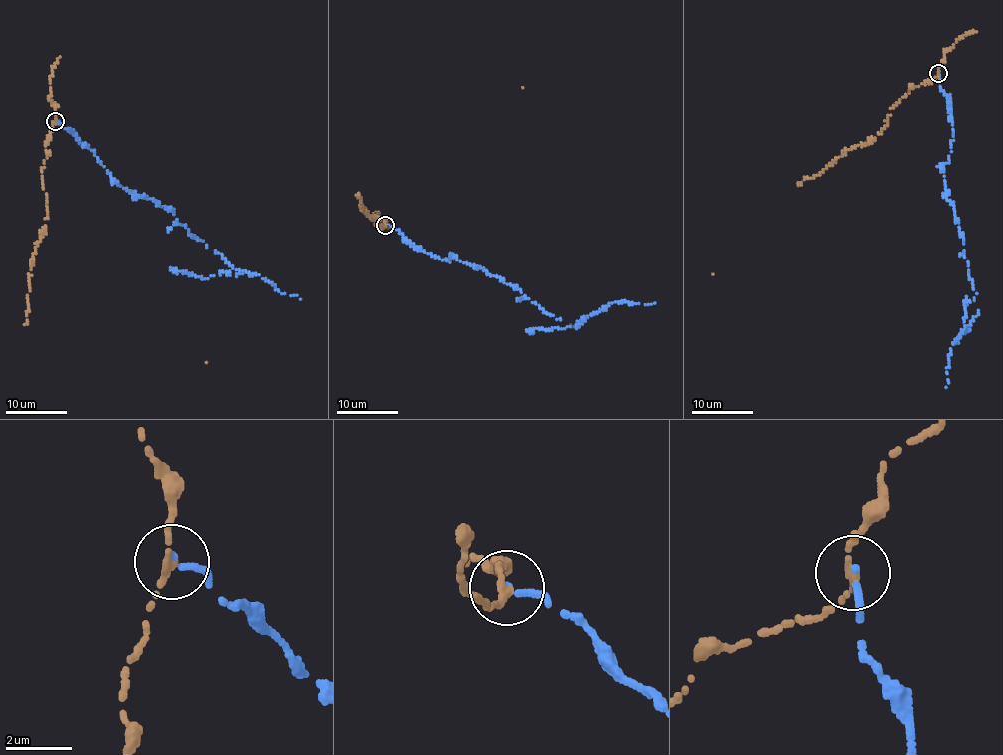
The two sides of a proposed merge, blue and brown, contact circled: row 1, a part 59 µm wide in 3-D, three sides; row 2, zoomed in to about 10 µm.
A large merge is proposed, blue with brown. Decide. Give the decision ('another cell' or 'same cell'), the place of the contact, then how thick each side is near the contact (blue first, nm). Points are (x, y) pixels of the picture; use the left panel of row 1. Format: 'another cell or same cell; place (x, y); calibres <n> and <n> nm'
another cell; place (55, 121); calibres 140 and 220 nm

